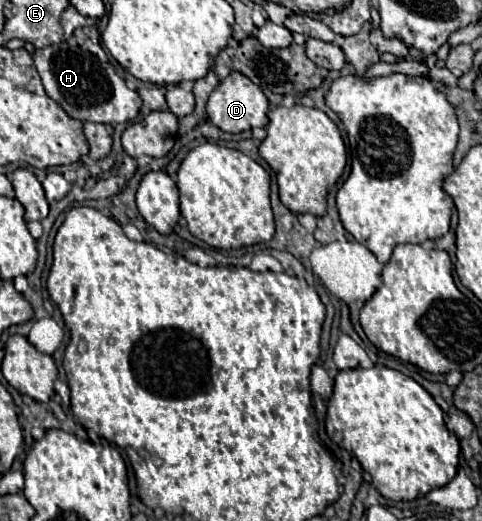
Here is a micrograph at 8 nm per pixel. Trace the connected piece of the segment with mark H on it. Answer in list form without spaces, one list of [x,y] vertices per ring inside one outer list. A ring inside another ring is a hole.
[[[67,43],[59,45],[47,45],[43,49],[33,51],[33,61],[39,71],[39,77],[43,81],[45,93],[63,107],[63,111],[85,123],[133,123],[141,109],[141,97],[127,89],[125,81],[115,73],[115,69],[109,63],[101,63],[95,55],[89,51],[83,51],[79,47],[69,47]]]

